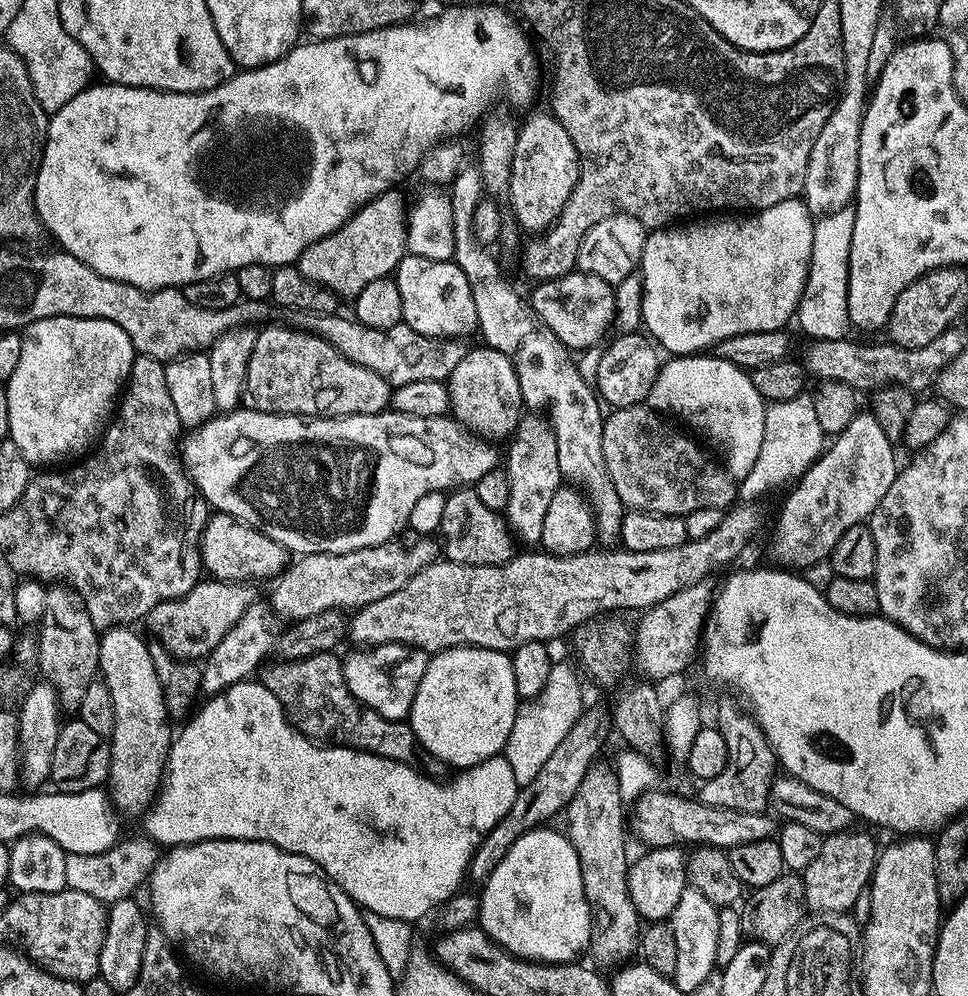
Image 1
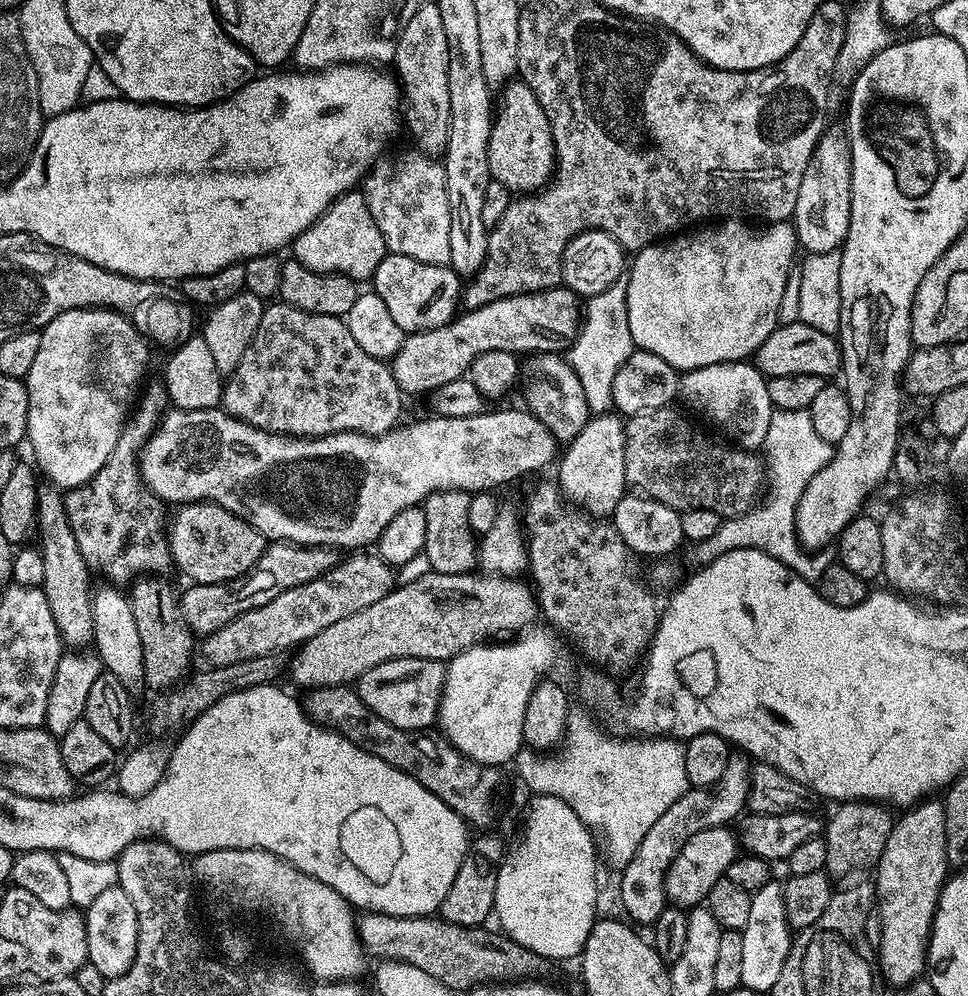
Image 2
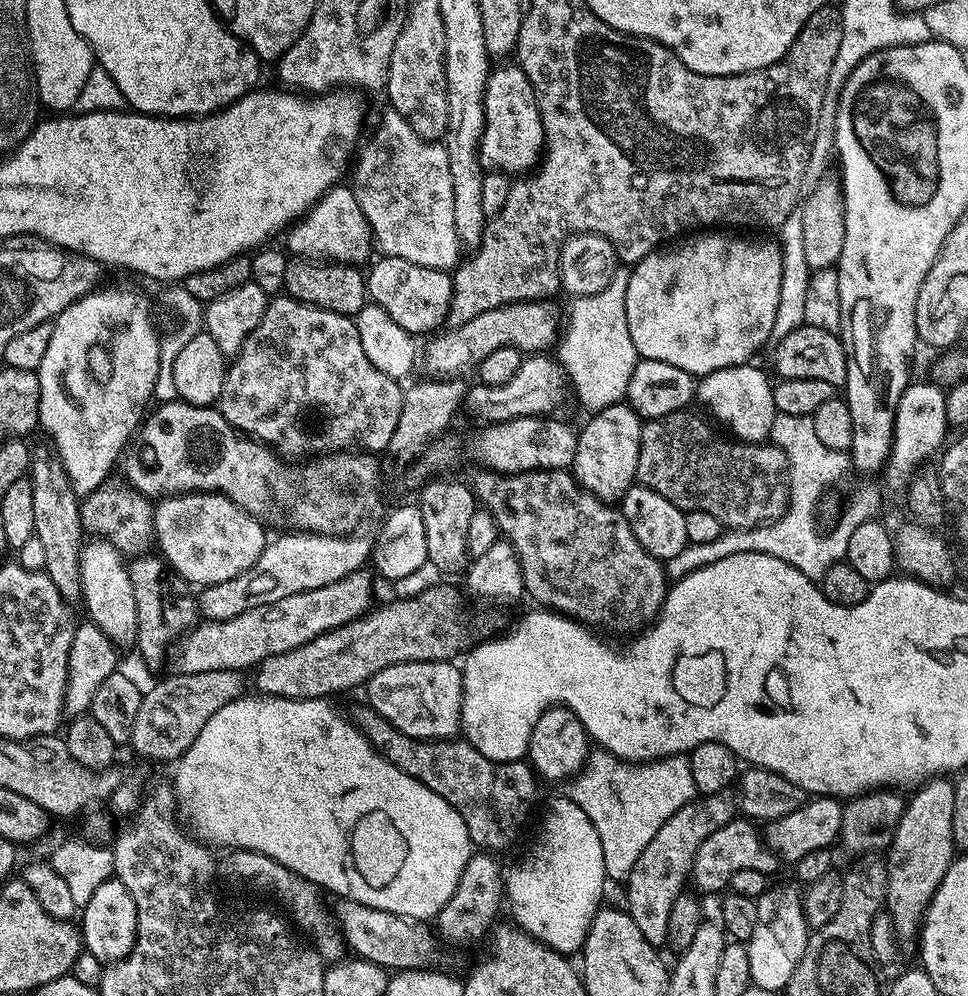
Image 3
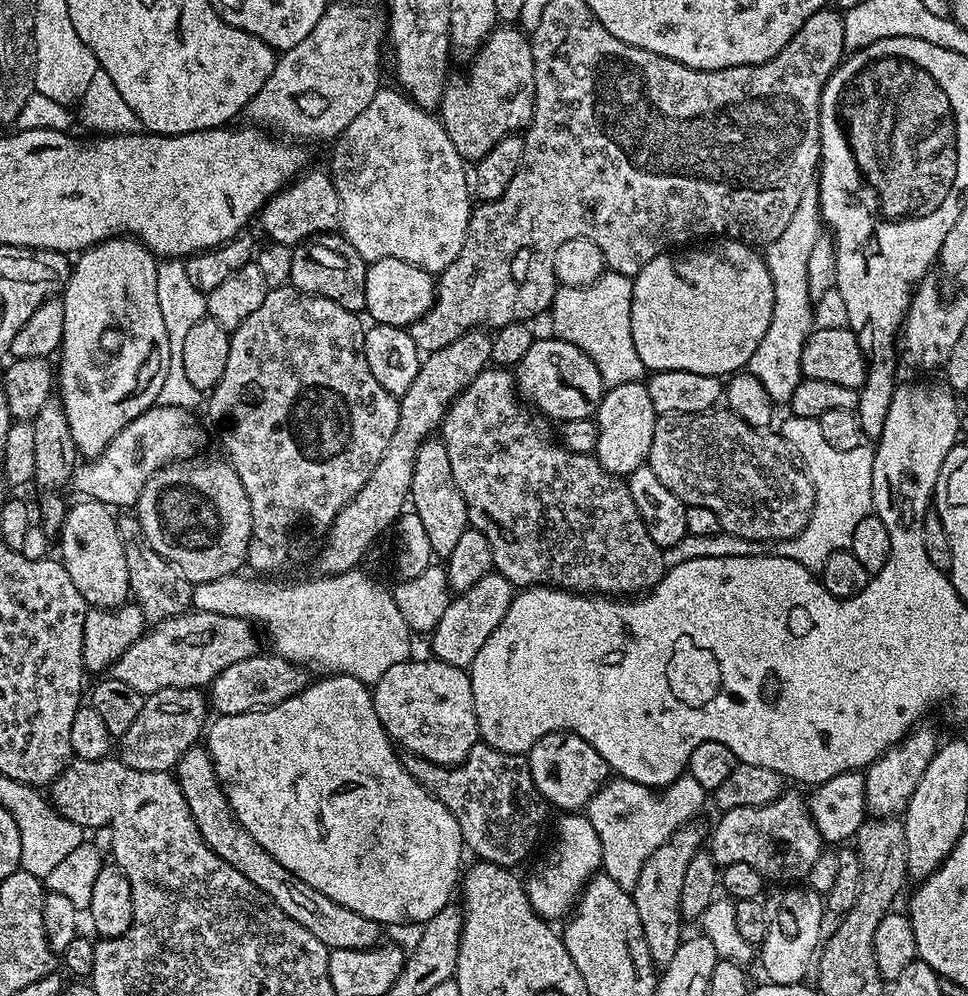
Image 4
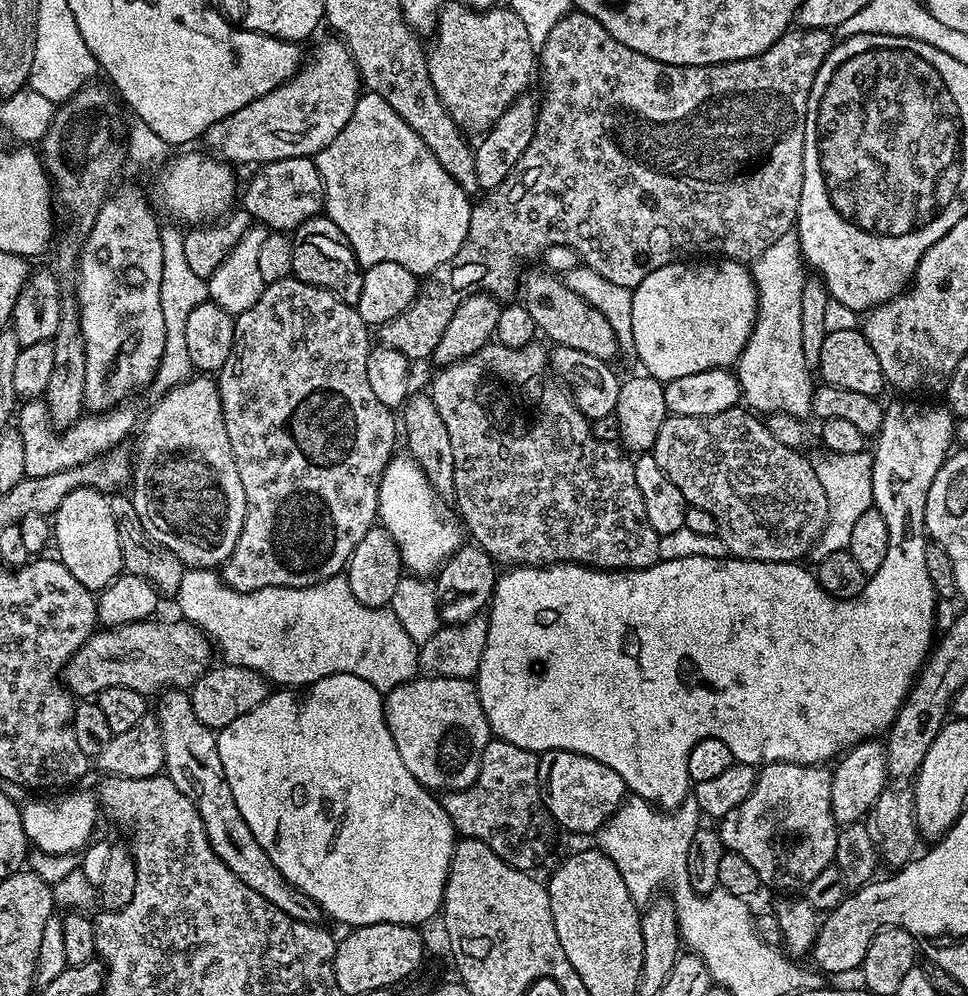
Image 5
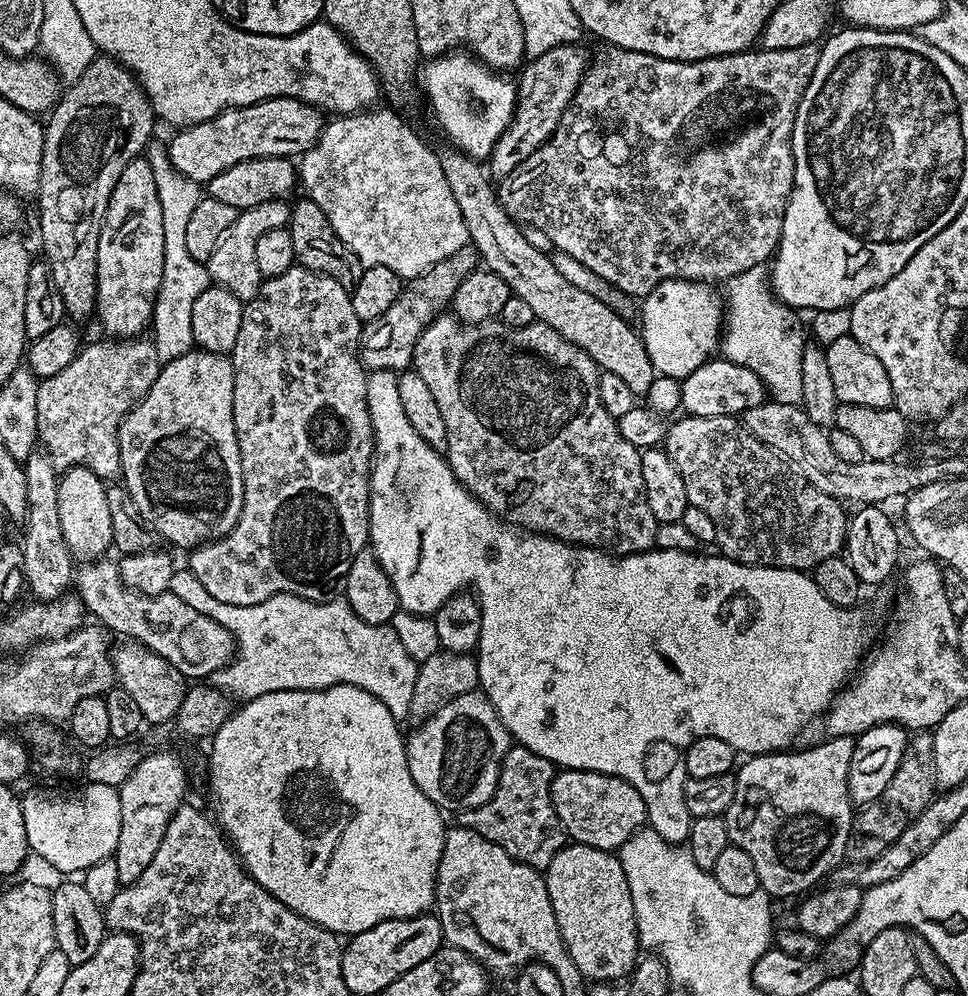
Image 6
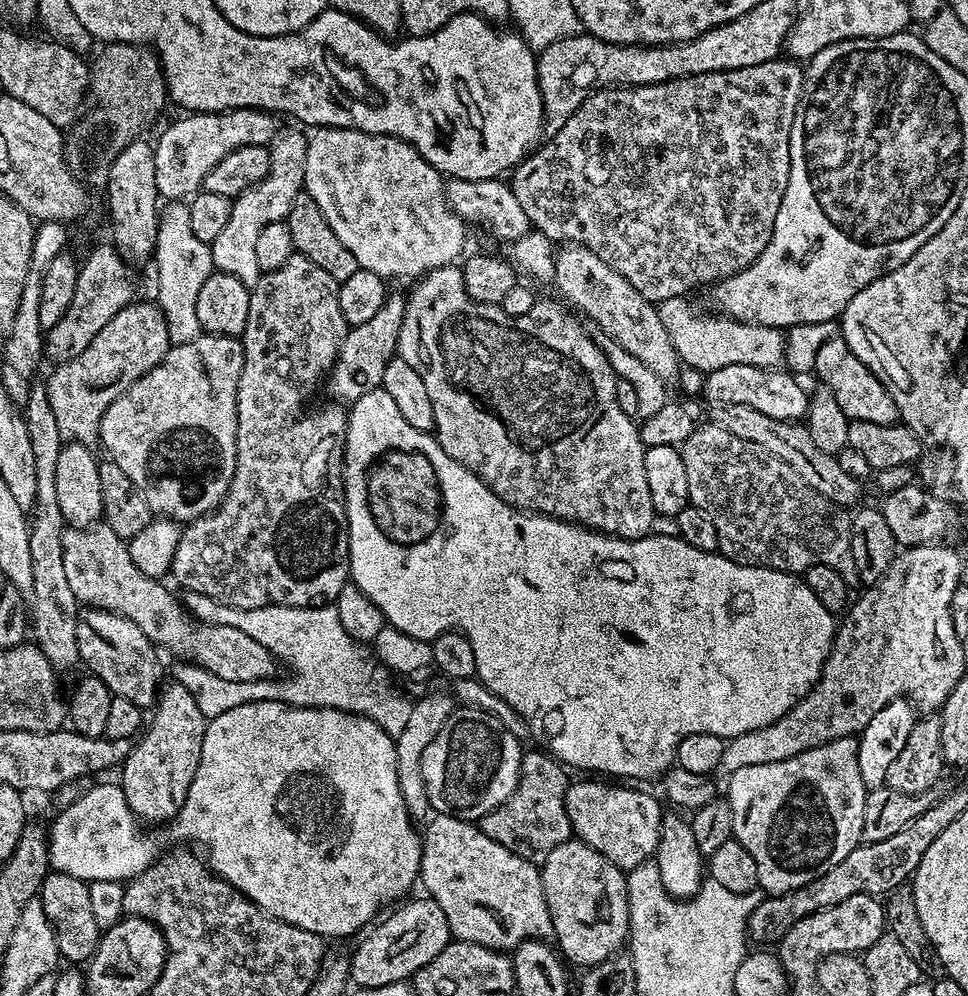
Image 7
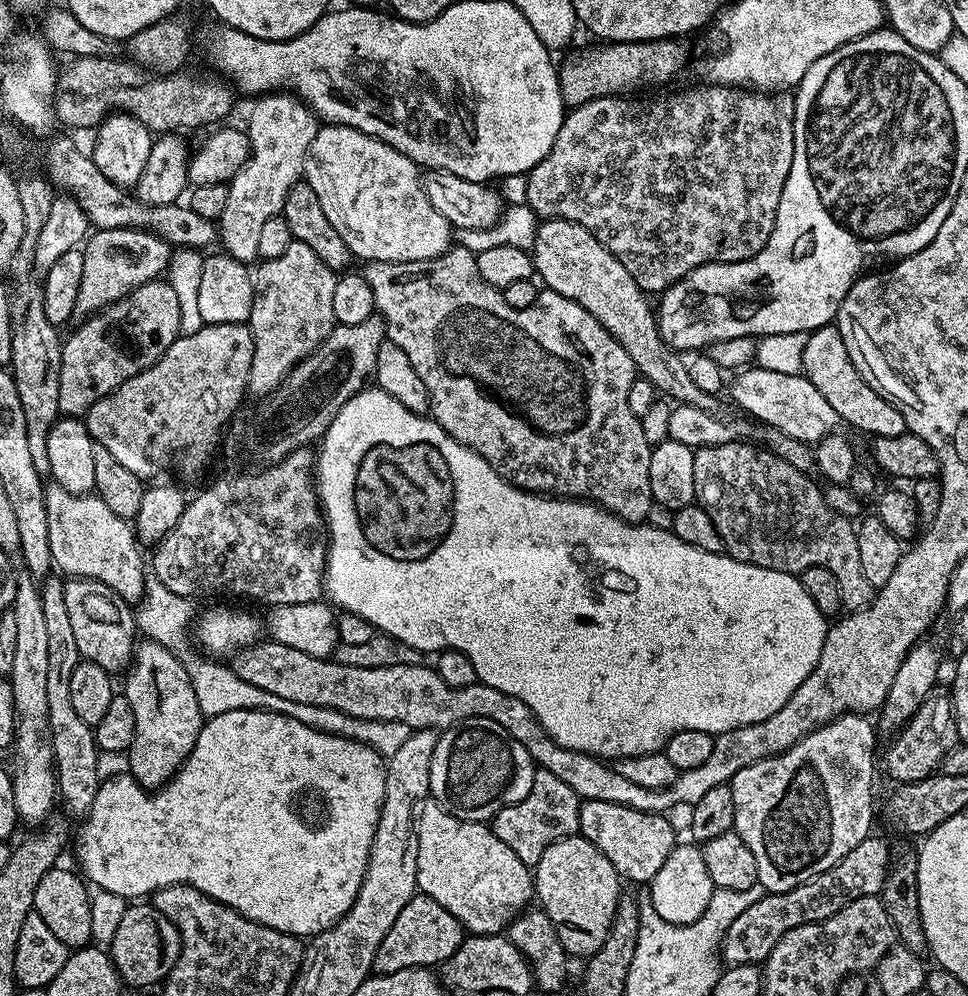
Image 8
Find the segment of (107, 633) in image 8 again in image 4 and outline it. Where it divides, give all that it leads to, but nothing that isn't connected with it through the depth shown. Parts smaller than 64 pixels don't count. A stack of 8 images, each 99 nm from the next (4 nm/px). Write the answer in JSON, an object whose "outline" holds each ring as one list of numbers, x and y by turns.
{"outline":[[195,746,186,750,174,767,174,775,180,782,182,798,186,798,186,806,190,806,190,814,206,846,210,846,210,850,214,850,214,854,218,854,222,862,234,866,234,870,238,870,242,878,254,882,258,890,262,890,276,903,282,914,294,918,294,922,298,922,302,930,310,930,310,934,314,934,314,938,318,938,318,942,322,942,330,950,366,950,381,943,381,924,370,918,362,918,362,914,354,914,354,910,346,910,346,906,334,902,334,898,326,898,326,894,314,890,314,886,306,886,306,882,286,870,286,866,278,863,252,837,250,830,236,821,227,798,220,790,220,782,207,747]]}

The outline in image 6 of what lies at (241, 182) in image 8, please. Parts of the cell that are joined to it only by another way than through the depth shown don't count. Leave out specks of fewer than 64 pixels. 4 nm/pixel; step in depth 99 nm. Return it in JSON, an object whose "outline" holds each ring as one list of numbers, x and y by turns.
{"outline":[[267,200,262,206,245,208,237,211,234,226,222,234,218,246,214,246,214,254,206,261,208,278,213,285,230,290,241,302,247,302,256,297,262,277,258,270,255,248,258,238,266,234,266,230,278,230,285,227,290,220,290,208,284,200]]}

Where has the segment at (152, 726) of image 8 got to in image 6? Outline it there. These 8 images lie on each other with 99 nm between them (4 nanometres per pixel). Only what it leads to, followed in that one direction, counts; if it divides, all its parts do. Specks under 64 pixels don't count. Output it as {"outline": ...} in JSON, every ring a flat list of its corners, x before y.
{"outline":[[152,752,141,759,139,766,118,788,118,819,120,833,114,857,118,866,118,882,127,886,142,878,142,870,150,866,158,846,170,826,170,818,185,803,188,772,172,752]]}

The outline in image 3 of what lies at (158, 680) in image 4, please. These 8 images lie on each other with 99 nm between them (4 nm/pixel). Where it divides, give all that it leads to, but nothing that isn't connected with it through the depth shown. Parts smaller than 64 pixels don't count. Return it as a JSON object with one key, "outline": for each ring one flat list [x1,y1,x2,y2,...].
{"outline":[[356,571,319,589,294,594,266,606,254,606,254,610,246,610,238,614,238,618,204,620,181,642,176,668,184,674,212,670,236,674,240,672,239,668,252,670,274,654,296,649,324,632,357,620,367,613,370,606,365,574,365,571]]}

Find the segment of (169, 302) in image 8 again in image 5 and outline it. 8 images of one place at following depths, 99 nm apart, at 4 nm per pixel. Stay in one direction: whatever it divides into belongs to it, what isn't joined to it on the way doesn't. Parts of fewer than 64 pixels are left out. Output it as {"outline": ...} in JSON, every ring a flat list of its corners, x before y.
{"outline":[[43,399,23,401,19,405,14,417,14,427,20,433,22,447,24,447,23,453,26,462,26,468,24,470,25,477,33,476,34,478,42,478,46,474,58,474,62,470,70,470,74,466,82,466,94,458,103,456,111,448,123,445,125,443,124,439,131,434,132,427,135,424,137,427,138,424,138,416,136,420,136,412,130,405,131,403,125,402,116,405,115,408,109,408,106,412,81,415,76,423,71,424,68,428,59,432,52,426,52,419,48,413,48,405,44,403]]}

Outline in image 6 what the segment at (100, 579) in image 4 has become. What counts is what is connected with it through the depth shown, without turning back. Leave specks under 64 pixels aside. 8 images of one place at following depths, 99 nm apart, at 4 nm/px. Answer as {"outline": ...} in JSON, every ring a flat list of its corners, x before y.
{"outline":[[70,468,60,476,58,519,62,525,62,538,66,538,66,546,77,561,95,562,107,553,104,551,112,548,108,488,89,468]]}

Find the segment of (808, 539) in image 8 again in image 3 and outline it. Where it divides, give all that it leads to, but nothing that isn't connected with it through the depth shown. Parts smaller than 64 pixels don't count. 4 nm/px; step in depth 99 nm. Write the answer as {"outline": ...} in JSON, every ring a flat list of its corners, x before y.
{"outline":[[692,410,649,419,643,429,636,480,658,490,662,498,670,498,684,513,706,510,731,530,758,528,781,509,789,509,790,495,784,489,783,476,788,459,779,444,752,444,715,432]]}

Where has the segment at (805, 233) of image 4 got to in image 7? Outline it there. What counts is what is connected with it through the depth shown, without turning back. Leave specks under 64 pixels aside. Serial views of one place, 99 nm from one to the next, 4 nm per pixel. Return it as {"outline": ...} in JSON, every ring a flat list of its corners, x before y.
{"outline":[[681,296,664,299,657,303,659,318,666,334,674,343,681,363,685,367,696,368,702,373,710,373,730,365,750,365,759,368,779,367,784,361,785,333,778,328,762,324,746,323,723,314,698,316,684,307]]}

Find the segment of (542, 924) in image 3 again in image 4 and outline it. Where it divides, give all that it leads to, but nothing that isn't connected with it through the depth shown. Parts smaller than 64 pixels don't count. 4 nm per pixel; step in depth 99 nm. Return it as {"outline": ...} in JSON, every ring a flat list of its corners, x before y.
{"outline":[[569,812,559,818,561,819,560,825,556,828,557,844,545,854,544,861,529,876,526,876,530,906,534,906,536,913,549,922,556,922,559,916,564,918,571,913,584,885,597,875,598,869,601,867,602,842,598,842,598,830,594,830,587,815,580,812]]}

